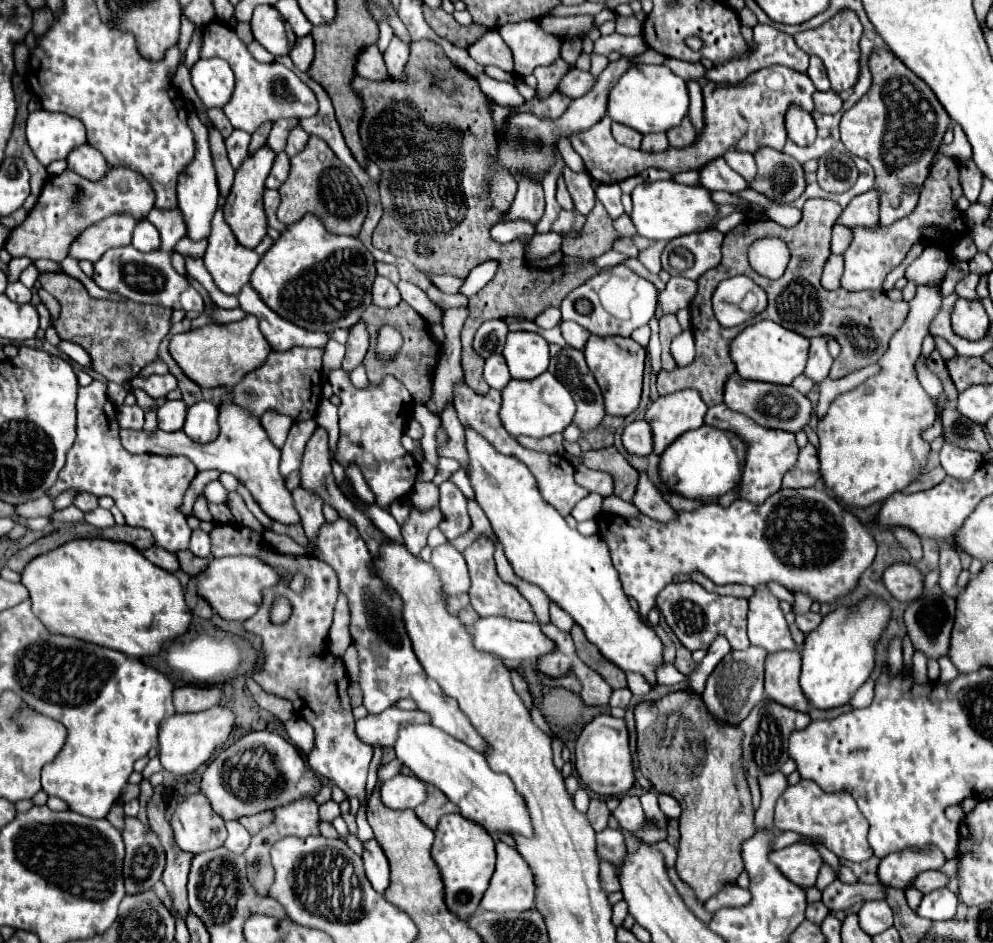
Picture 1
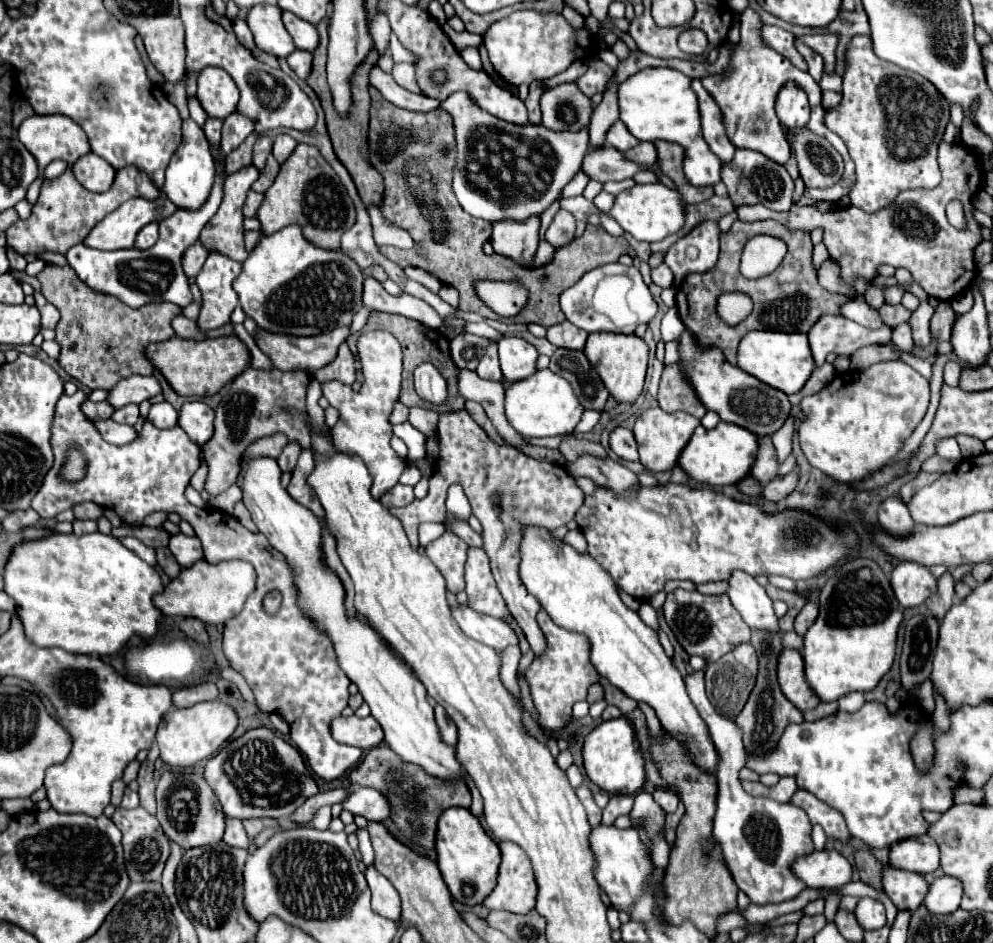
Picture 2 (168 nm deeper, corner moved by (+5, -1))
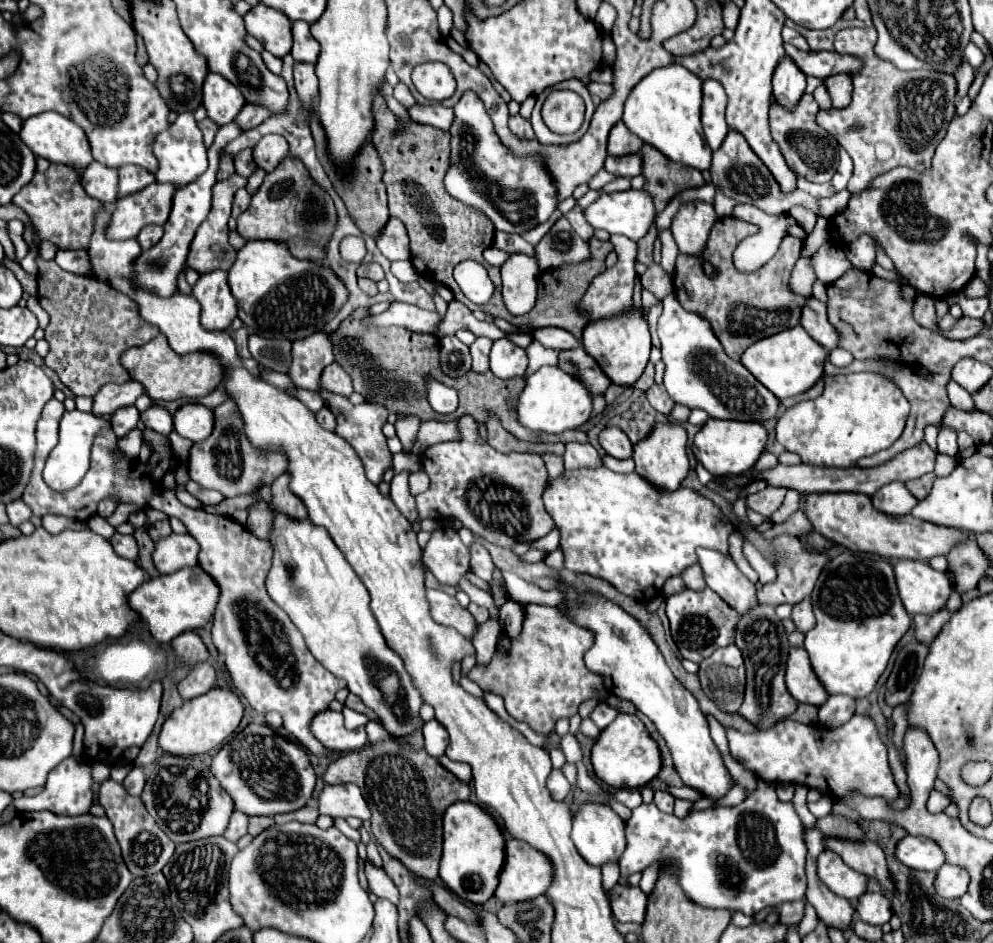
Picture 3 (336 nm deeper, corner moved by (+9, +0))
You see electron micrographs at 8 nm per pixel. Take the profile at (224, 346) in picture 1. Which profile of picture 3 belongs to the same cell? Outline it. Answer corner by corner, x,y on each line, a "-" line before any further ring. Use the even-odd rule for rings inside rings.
158,334
144,346
130,348
122,354
122,366
130,372
132,380
144,384
146,394
152,400
178,400
178,398
202,398
216,390
222,382
222,364
210,356
210,352
192,352
190,356
178,356
170,344
166,344
166,336

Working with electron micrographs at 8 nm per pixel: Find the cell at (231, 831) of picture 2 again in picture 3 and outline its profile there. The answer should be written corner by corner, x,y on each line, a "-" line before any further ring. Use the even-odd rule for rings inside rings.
234,812
230,818
230,824
228,824
228,830
224,832
226,840
238,842
246,834
246,826
248,826
248,816
242,812

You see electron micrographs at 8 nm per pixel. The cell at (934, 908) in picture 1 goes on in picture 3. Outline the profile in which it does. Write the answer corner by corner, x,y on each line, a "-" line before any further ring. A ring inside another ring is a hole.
944,864
944,866
938,870
938,874
936,874
934,890
936,890
938,896
942,896
942,898
956,900
956,898
960,898
960,896
966,892
968,882
970,882
970,876
968,876
968,872
966,872
964,868

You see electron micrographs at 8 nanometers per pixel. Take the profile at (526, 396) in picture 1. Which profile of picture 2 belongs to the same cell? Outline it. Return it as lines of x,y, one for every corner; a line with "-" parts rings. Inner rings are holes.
550,369
536,371
528,379
516,381
506,389
506,417
510,425
524,437
554,437
572,433
582,413
584,407
574,395
572,385

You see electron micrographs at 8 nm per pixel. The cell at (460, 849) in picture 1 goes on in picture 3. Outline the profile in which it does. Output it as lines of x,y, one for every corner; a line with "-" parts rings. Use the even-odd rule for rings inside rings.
456,802
444,812
444,850
440,880
468,904
480,906
492,898
504,864
504,836
494,818
472,802

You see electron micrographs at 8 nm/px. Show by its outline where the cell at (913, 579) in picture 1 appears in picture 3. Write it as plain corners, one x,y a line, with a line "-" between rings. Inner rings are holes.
898,560
894,564
894,574
902,604
910,616
932,614
944,608
952,592
948,576
936,572
926,562

